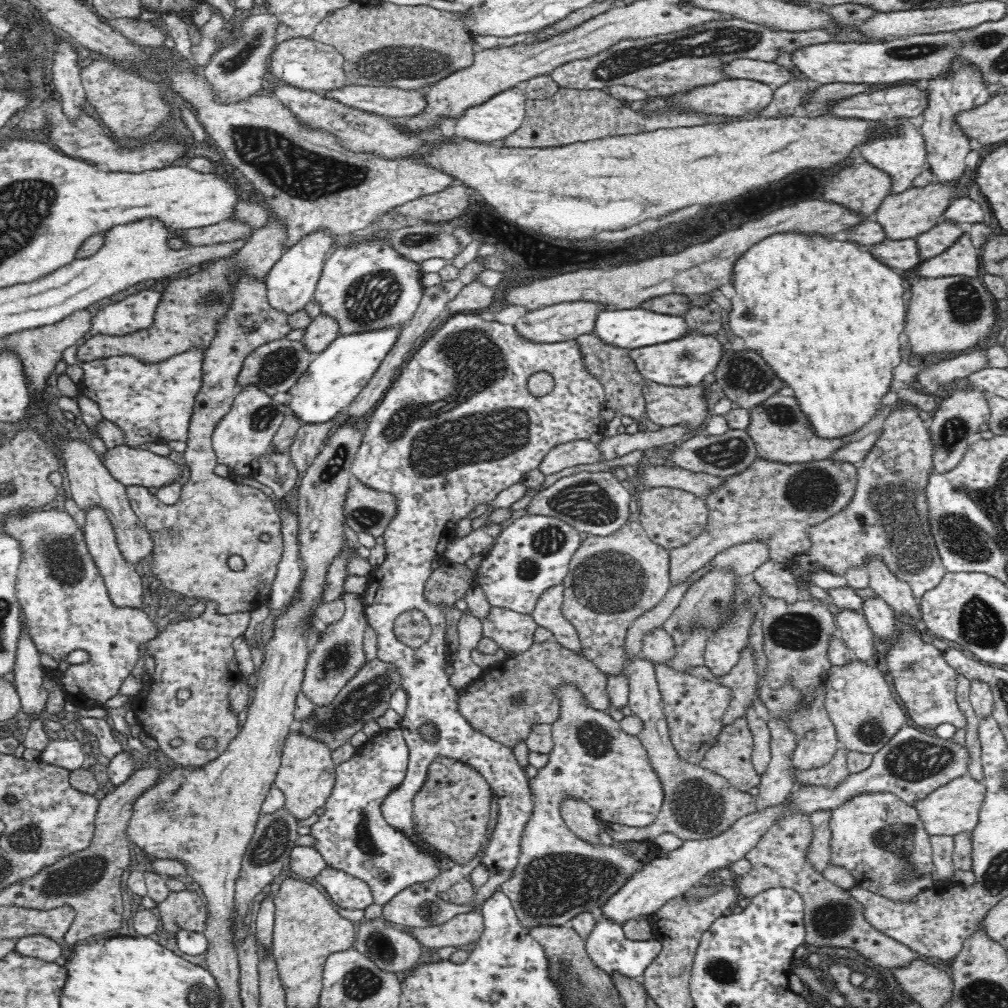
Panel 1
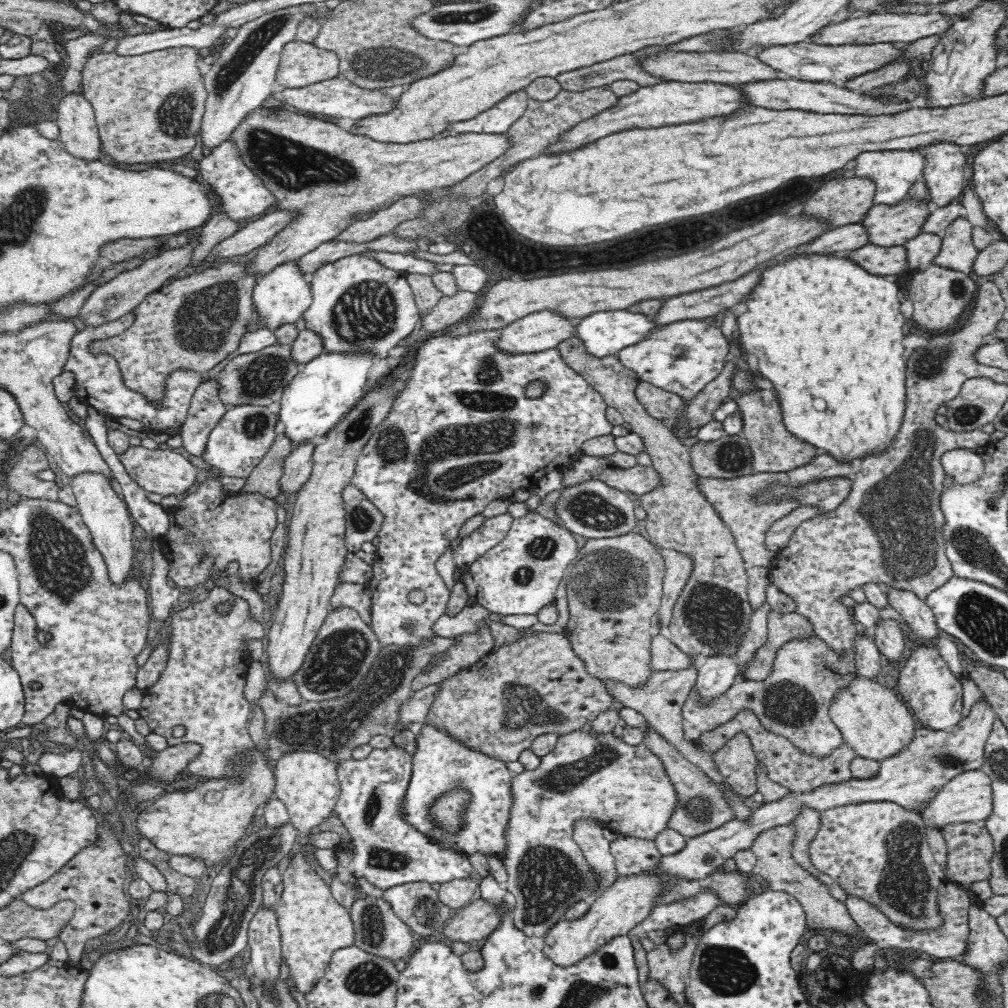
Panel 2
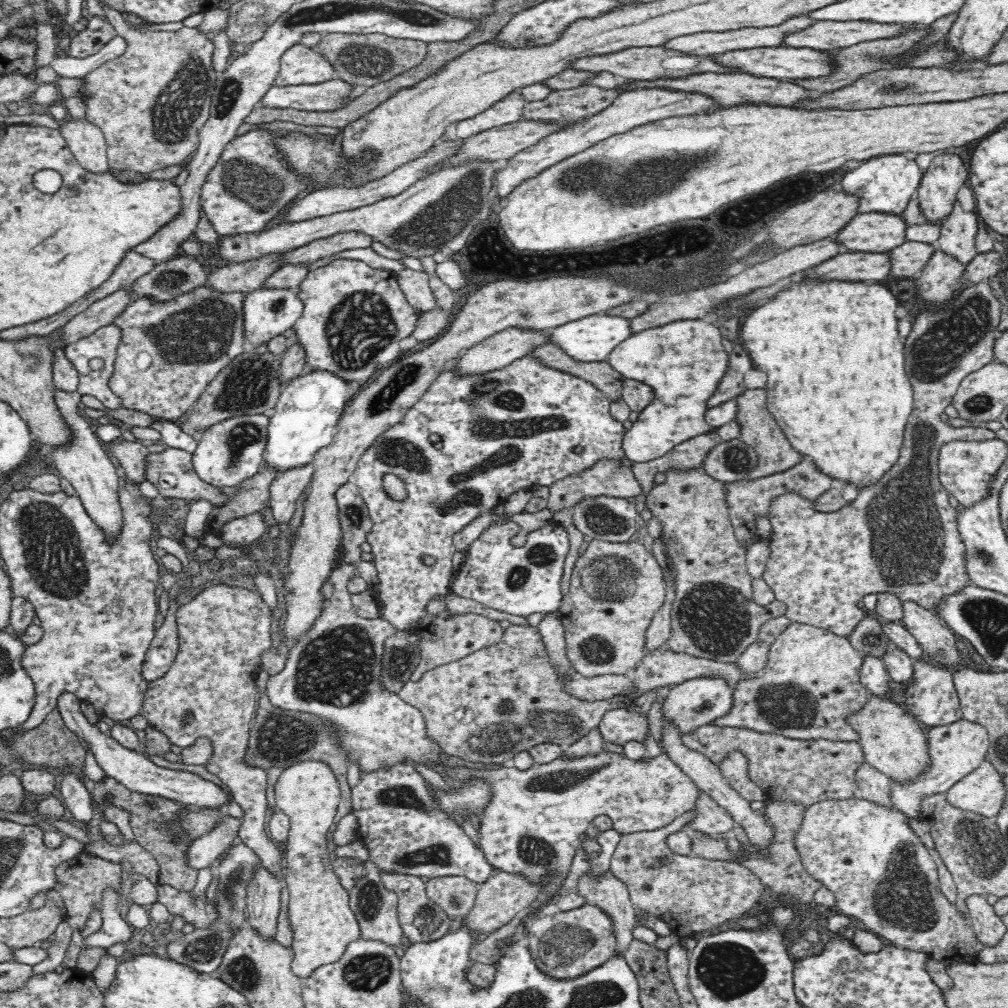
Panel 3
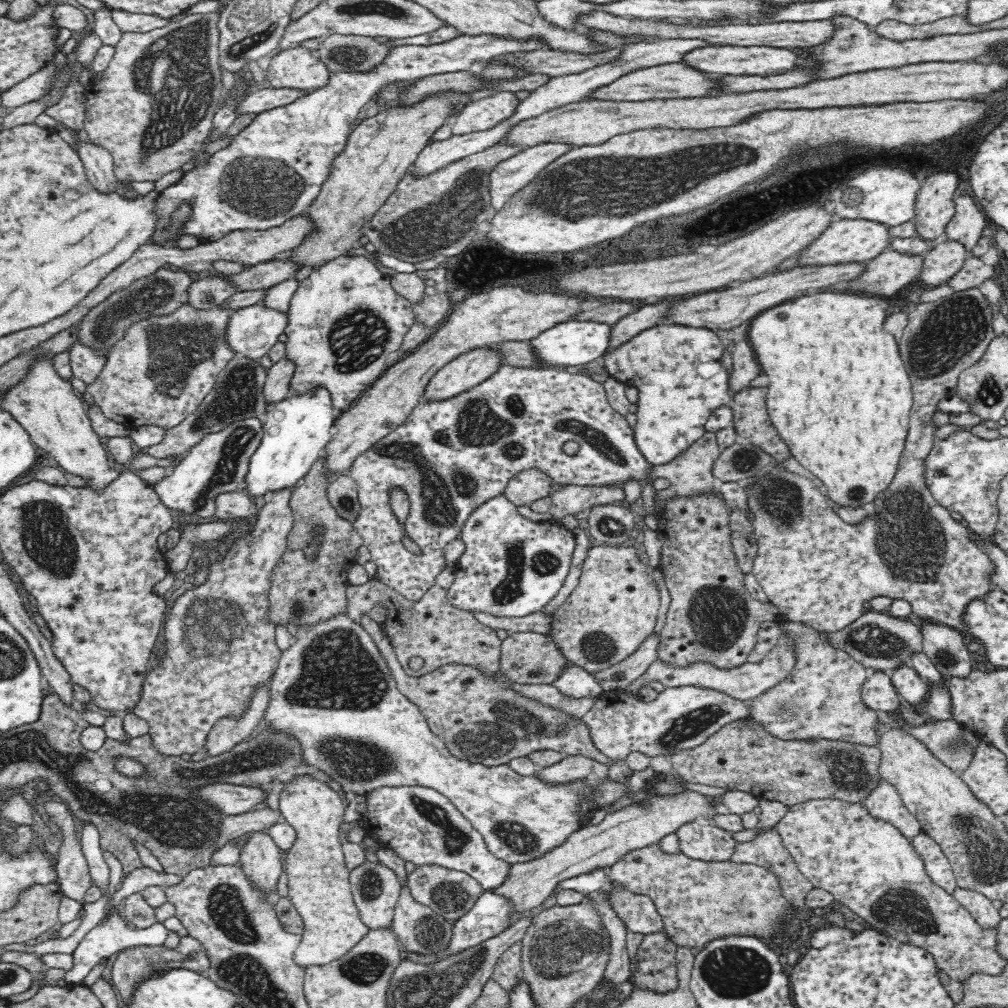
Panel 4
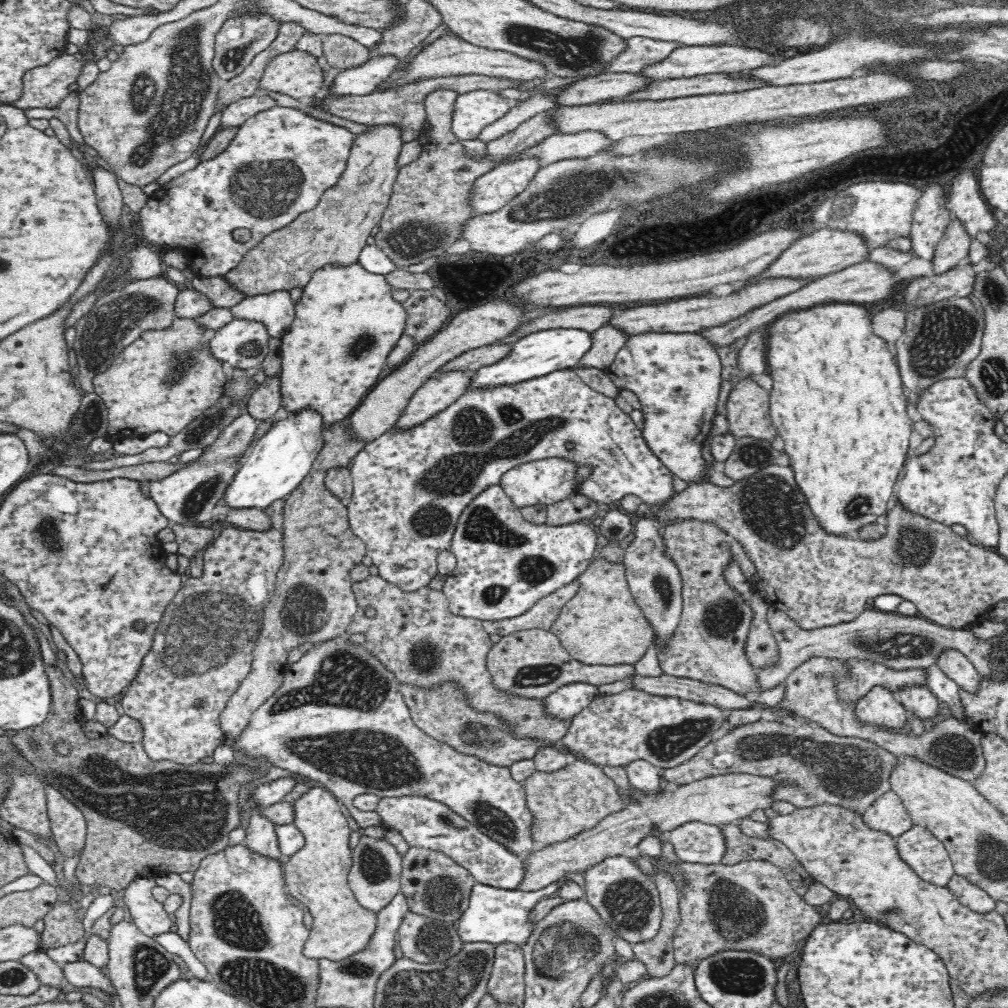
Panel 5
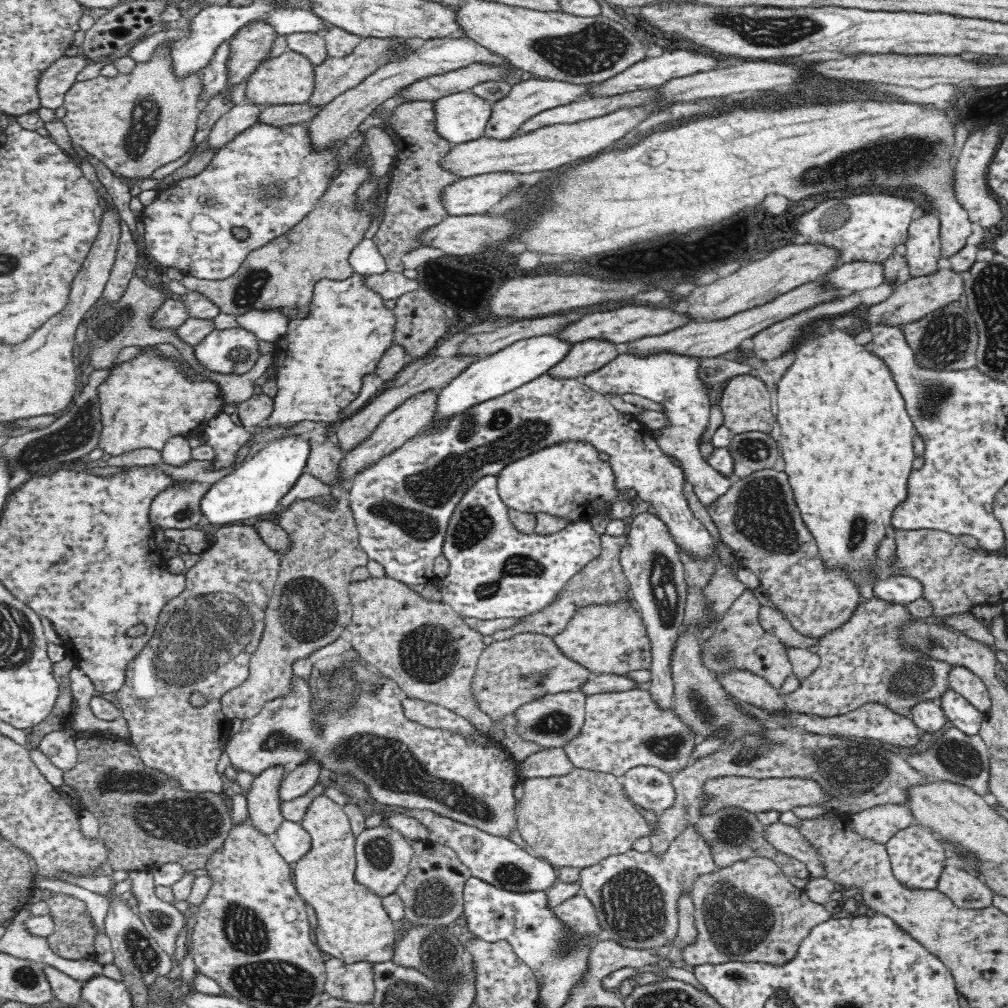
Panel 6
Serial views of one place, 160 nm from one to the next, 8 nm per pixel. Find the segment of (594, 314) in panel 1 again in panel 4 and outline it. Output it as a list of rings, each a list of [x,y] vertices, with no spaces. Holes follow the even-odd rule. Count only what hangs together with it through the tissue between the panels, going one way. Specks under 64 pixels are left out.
[[[497,345],[478,346],[468,350],[443,366],[430,379],[422,401],[453,398],[496,374],[502,365],[503,356],[497,350]]]

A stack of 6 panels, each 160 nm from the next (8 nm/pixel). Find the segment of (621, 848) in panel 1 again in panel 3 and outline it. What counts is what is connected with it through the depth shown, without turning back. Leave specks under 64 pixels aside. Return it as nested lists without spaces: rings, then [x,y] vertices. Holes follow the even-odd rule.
[[[600,750],[590,756],[571,758],[565,753],[546,764],[534,763],[528,770],[520,770],[507,765],[497,770],[470,770],[465,767],[448,769],[450,778],[464,780],[468,776],[483,776],[491,786],[491,801],[480,816],[479,837],[481,848],[490,863],[497,871],[506,872],[519,878],[525,878],[530,885],[540,887],[541,900],[537,898],[521,915],[521,923],[527,934],[527,924],[536,917],[552,913],[556,900],[564,894],[561,889],[564,880],[569,876],[576,850],[580,847],[578,836],[586,832],[596,816],[605,814],[612,821],[614,830],[621,836],[630,833],[658,830],[674,822],[676,818],[694,809],[698,800],[696,783],[665,753],[655,757],[644,756],[634,760],[624,754]]]

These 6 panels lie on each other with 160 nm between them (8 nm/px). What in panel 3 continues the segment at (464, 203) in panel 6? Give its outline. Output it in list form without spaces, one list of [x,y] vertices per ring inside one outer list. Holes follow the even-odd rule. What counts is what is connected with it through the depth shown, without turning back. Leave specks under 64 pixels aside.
[[[634,88],[634,90],[622,90],[614,99],[614,102],[607,106],[599,114],[580,119],[574,124],[562,128],[559,132],[554,132],[542,138],[535,146],[526,148],[518,152],[512,159],[508,159],[507,166],[500,170],[496,177],[498,185],[498,199],[504,201],[508,194],[514,191],[522,182],[537,176],[542,170],[558,164],[566,158],[579,154],[584,150],[595,146],[605,138],[618,134],[623,134],[633,130],[635,127],[643,126],[647,123],[654,123],[669,117],[684,117],[696,115],[718,108],[720,104],[709,94],[701,92],[690,92],[689,90],[672,90],[671,88]]]

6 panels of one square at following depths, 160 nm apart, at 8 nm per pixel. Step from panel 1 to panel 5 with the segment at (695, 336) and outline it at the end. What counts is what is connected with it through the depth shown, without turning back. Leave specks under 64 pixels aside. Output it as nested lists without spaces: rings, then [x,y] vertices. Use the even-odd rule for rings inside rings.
[[[642,332],[624,343],[603,374],[620,390],[637,394],[644,415],[642,436],[650,451],[672,474],[696,482],[706,472],[701,450],[717,414],[721,371],[720,355],[701,333]]]

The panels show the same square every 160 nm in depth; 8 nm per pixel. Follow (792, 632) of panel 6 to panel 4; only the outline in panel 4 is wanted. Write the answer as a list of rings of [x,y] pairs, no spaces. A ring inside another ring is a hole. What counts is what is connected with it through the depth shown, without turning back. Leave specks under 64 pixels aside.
[[[865,611],[861,618],[846,626],[846,629],[830,633],[830,643],[840,650],[845,650],[860,665],[884,673],[893,672],[903,663],[911,666],[912,652],[923,652],[921,629],[912,618],[894,618],[885,612],[875,611]],[[781,636],[778,645],[769,652],[770,654],[766,654],[766,658],[764,658],[760,664],[746,662],[741,666],[730,669],[720,669],[706,662],[696,662],[689,666],[675,666],[658,660],[644,672],[643,676],[640,676],[638,679],[634,680],[634,682],[628,684],[623,690],[638,695],[642,687],[649,686],[648,684],[650,684],[650,682],[656,681],[663,684],[665,688],[674,688],[677,686],[704,686],[706,688],[719,690],[724,694],[730,695],[732,698],[737,698],[738,700],[746,702],[750,700],[750,698],[760,696],[760,694],[766,692],[766,690],[772,688],[772,686],[776,686],[778,682],[782,682],[784,678],[789,676],[790,670],[792,670],[795,664],[795,653],[792,651],[792,648],[794,648],[793,640],[786,636]]]

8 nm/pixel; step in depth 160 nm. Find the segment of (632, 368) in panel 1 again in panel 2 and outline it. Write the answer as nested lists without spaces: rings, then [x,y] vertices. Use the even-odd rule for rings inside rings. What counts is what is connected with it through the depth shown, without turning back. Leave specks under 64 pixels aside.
[[[577,335],[566,339],[557,346],[561,350],[561,355],[565,358],[566,364],[581,374],[604,398],[607,407],[618,410],[623,416],[623,420],[631,424],[630,432],[638,435],[644,443],[644,450],[650,455],[653,467],[661,478],[661,483],[649,493],[640,497],[640,506],[646,511],[645,528],[649,541],[656,547],[674,549],[692,557],[693,573],[690,575],[682,594],[673,609],[671,624],[665,629],[667,638],[678,648],[682,649],[686,655],[715,656],[715,654],[736,655],[736,648],[742,643],[742,638],[750,627],[753,609],[748,606],[746,590],[748,590],[748,575],[744,569],[744,559],[738,550],[734,537],[717,510],[706,501],[700,489],[696,486],[697,474],[692,469],[690,455],[686,446],[681,442],[680,435],[668,430],[663,421],[648,414],[645,407],[638,401],[635,390],[641,381],[638,375],[620,362],[616,354],[595,357],[586,350]]]

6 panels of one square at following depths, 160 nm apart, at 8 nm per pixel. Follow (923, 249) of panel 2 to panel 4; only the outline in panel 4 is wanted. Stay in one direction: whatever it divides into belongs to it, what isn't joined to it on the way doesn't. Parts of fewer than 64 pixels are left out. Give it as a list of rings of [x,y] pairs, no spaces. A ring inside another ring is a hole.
[[[888,249],[868,261],[867,269],[853,281],[850,291],[889,297],[918,278],[924,262],[923,254],[908,255]]]

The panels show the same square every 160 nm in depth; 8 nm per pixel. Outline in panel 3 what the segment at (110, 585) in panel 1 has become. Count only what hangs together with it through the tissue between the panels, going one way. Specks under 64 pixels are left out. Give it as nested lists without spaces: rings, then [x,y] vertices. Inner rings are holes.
[[[56,391],[56,404],[73,430],[73,439],[67,447],[58,447],[53,450],[52,461],[58,472],[70,483],[70,486],[74,487],[75,494],[80,499],[84,510],[90,515],[90,519],[102,529],[106,543],[111,545],[115,543],[123,527],[123,510],[119,495],[123,477],[105,444],[96,436],[96,433],[92,432],[90,423],[85,417],[80,415],[81,398],[82,395],[77,391]]]

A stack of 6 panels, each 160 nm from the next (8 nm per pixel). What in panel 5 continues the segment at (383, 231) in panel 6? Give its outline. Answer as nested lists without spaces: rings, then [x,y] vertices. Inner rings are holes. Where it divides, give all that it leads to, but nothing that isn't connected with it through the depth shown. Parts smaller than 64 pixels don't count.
[[[435,90],[431,92],[425,100],[425,109],[428,122],[432,125],[430,136],[419,136],[420,144],[424,151],[416,162],[410,162],[407,166],[399,168],[398,178],[394,184],[391,200],[383,212],[383,217],[379,222],[379,231],[374,236],[375,245],[382,250],[398,268],[408,268],[410,265],[422,263],[430,257],[440,257],[456,242],[462,238],[463,226],[466,221],[475,217],[475,212],[471,207],[471,194],[474,192],[474,184],[478,182],[489,170],[497,167],[502,162],[516,159],[522,156],[526,150],[533,149],[534,146],[542,144],[546,138],[553,136],[557,131],[553,124],[549,122],[550,111],[528,119],[516,130],[508,132],[505,136],[492,140],[487,144],[487,152],[478,157],[470,157],[461,142],[452,133],[455,102],[459,94],[454,90]]]

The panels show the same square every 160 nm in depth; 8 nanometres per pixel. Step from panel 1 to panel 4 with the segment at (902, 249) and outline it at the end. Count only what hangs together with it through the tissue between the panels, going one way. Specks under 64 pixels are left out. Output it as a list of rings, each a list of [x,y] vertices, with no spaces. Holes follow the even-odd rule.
[[[848,262],[842,265],[805,265],[804,267],[794,267],[787,271],[766,274],[763,277],[749,281],[741,281],[723,291],[710,291],[700,293],[692,297],[692,300],[684,300],[674,305],[670,310],[670,316],[665,318],[664,323],[686,324],[688,326],[704,326],[710,330],[722,328],[728,330],[750,320],[763,310],[768,310],[772,306],[782,304],[800,296],[806,290],[814,288],[824,288],[836,284],[836,282],[850,282],[857,279],[866,269],[866,263]]]

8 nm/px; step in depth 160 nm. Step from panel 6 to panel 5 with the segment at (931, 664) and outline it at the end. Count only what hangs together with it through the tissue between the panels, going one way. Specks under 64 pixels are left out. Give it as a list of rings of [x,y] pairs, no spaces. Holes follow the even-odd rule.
[[[847,660],[852,678],[838,679],[837,691],[844,700],[857,701],[874,686],[887,686],[896,693],[902,686],[926,686],[927,672],[922,670],[889,670],[886,666],[866,660]]]

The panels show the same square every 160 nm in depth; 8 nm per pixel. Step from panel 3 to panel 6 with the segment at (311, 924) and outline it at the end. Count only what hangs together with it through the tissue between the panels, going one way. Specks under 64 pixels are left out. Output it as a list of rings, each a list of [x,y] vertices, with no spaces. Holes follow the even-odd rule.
[[[324,793],[320,794],[310,802],[300,823],[302,828],[310,834],[310,850],[292,865],[292,878],[298,894],[316,910],[316,916],[318,916],[316,944],[318,944],[318,948],[330,955],[330,958],[338,958],[348,964],[362,961],[376,963],[392,961],[398,939],[397,925],[392,922],[382,907],[381,898],[370,893],[370,889],[366,886],[358,885],[355,880],[356,839],[352,834],[351,824],[343,807]]]

